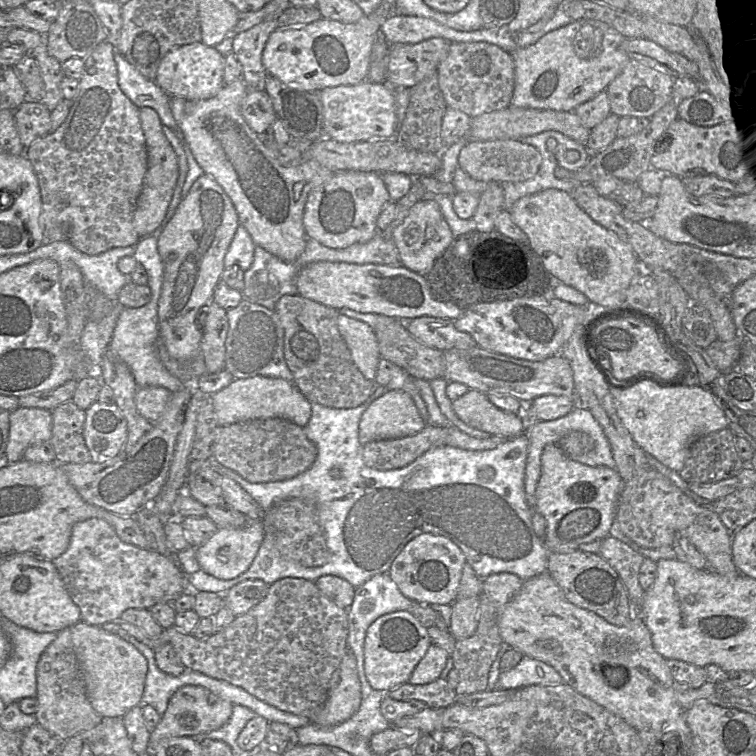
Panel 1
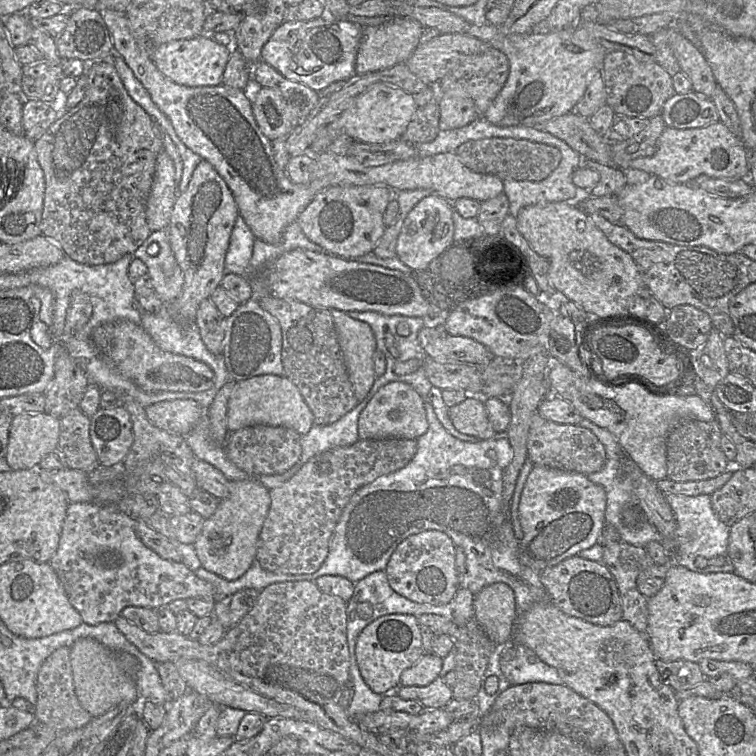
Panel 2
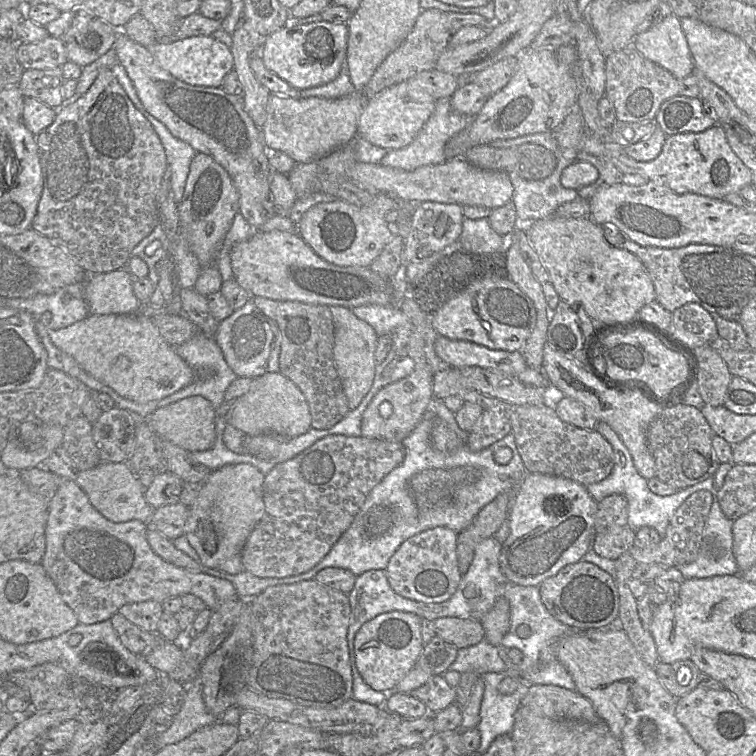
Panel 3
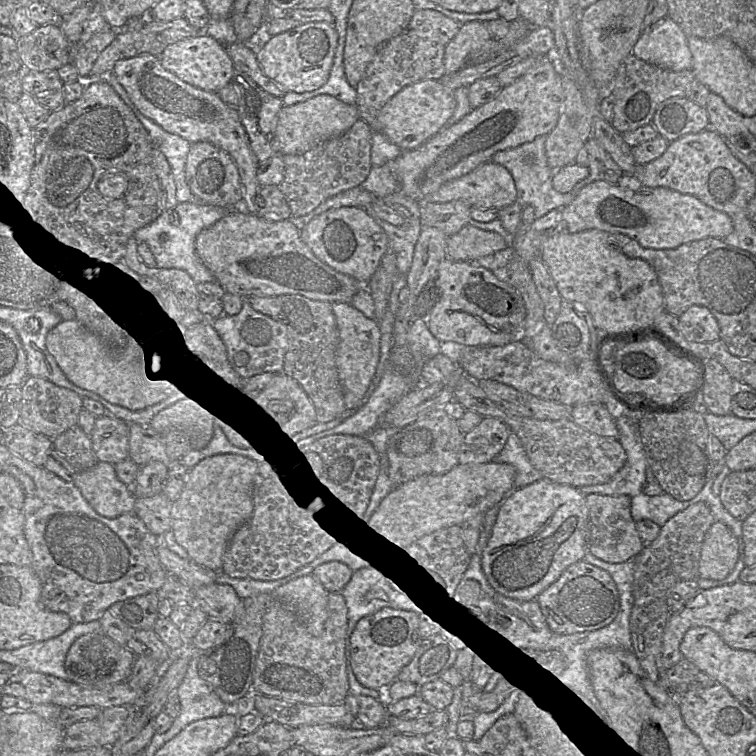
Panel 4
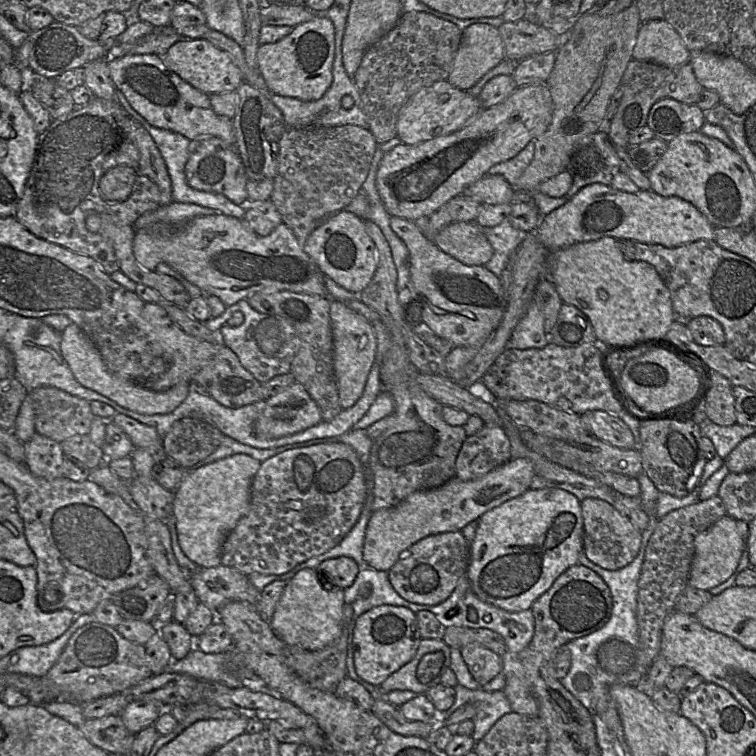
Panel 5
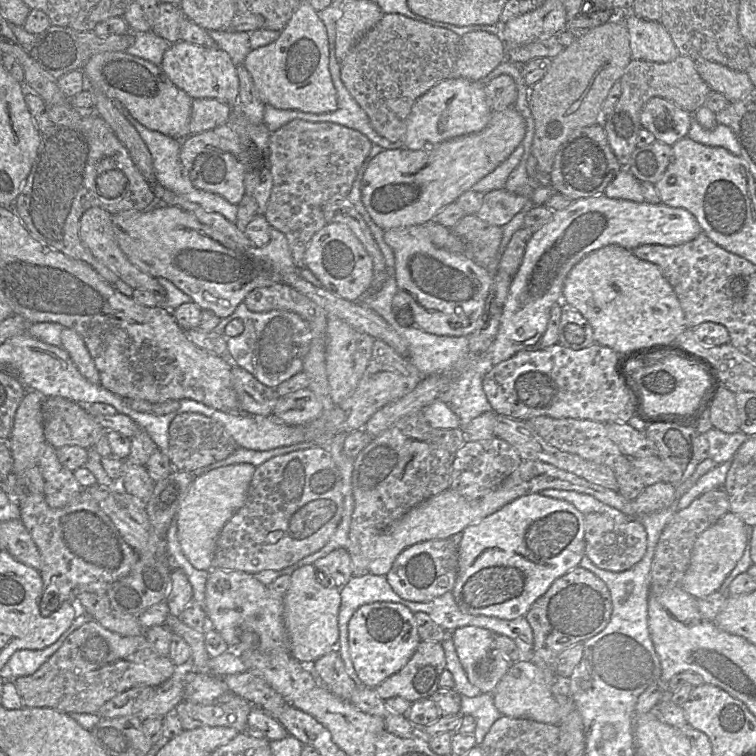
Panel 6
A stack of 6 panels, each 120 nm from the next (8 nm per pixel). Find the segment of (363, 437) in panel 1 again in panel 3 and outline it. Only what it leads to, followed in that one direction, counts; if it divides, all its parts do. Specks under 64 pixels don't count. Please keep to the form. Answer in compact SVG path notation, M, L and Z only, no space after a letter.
M410 293L400 301L399 309L413 324L413 332L406 345L406 351L408 356L413 359L415 368L409 376L384 386L372 398L361 421L361 433L366 438L402 442L422 420L433 399L433 374L424 353L425 335L433 313L422 311Z

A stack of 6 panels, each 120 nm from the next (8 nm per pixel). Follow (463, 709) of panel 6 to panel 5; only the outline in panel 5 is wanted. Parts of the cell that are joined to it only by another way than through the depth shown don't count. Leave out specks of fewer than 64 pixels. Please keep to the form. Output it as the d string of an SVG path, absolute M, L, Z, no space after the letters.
M502 671L482 689L470 690L460 684L455 686L456 699L452 707L440 718L451 715L455 710L464 704L473 704L476 715L472 719L475 728L472 737L475 741L481 740L494 724L504 715L512 712L509 700L503 689L506 678Z

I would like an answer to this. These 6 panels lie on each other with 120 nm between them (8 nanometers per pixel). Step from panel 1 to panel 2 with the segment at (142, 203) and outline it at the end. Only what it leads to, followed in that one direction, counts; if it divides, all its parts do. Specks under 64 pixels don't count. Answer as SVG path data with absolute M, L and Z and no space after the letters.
M162 149L157 156L153 182L146 202L146 220L151 232L168 227L176 198L174 163Z

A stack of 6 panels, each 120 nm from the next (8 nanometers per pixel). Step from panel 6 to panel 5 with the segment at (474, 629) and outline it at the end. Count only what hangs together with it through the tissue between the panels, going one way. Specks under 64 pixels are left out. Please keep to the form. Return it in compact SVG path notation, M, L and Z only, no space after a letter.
M468 644L460 649L472 677L480 686L494 679L504 669L504 657L479 644Z

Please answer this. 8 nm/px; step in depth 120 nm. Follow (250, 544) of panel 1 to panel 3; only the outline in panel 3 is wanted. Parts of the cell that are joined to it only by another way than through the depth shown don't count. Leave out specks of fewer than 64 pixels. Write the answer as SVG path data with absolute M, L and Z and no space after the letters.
M248 463L225 465L211 471L189 508L184 536L197 552L199 562L228 574L242 571L242 549L264 514L263 482L260 470Z

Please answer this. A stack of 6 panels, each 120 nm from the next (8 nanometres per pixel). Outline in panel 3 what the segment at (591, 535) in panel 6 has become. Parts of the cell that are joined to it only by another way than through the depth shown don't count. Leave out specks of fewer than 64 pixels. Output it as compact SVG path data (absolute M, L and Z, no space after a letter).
M612 494L598 502L591 549L603 558L616 560L635 544L636 532L628 524L627 499Z

